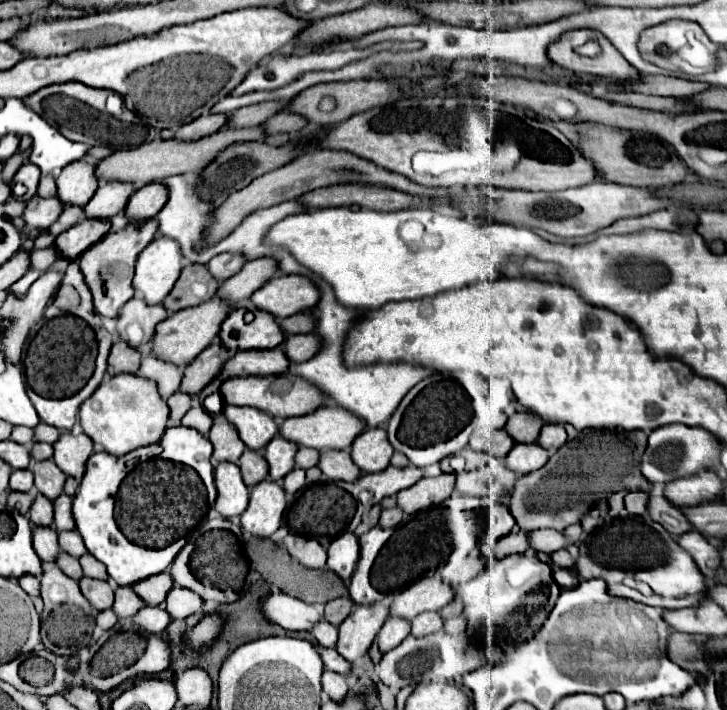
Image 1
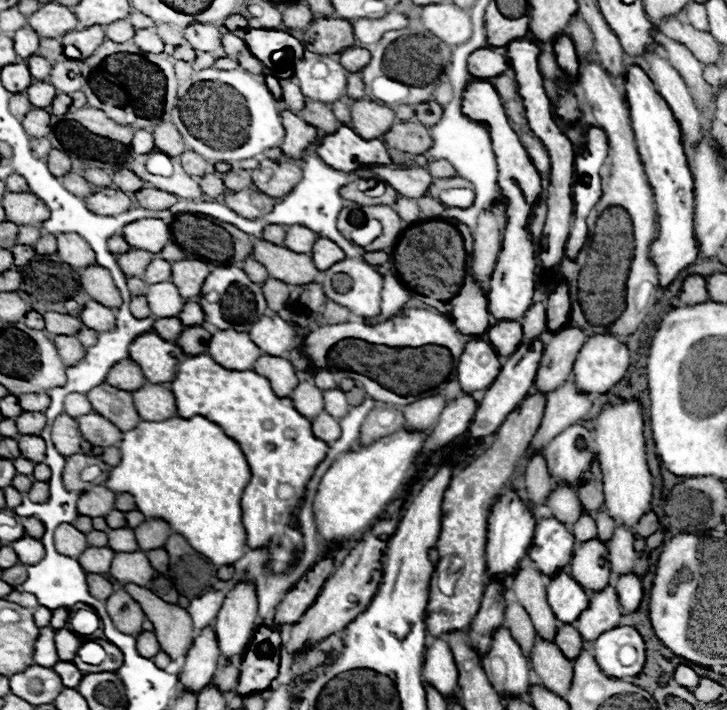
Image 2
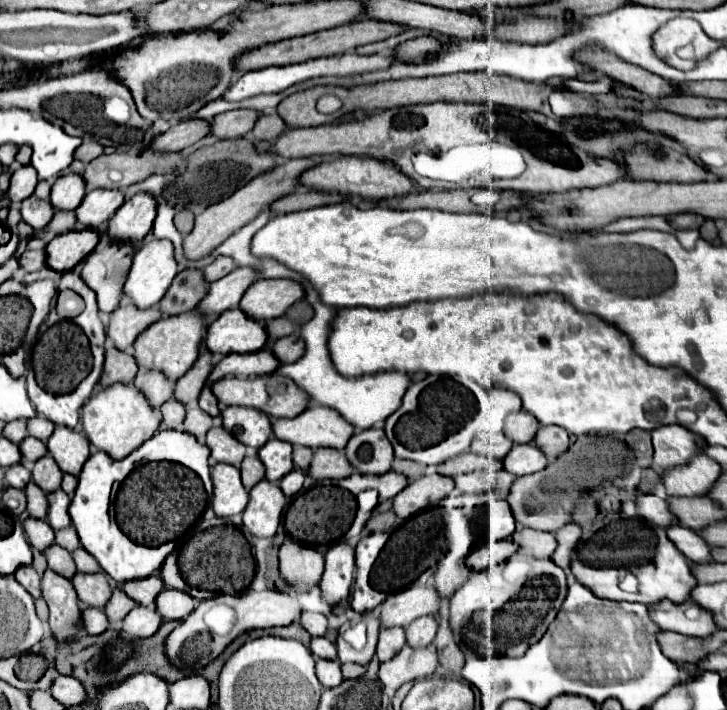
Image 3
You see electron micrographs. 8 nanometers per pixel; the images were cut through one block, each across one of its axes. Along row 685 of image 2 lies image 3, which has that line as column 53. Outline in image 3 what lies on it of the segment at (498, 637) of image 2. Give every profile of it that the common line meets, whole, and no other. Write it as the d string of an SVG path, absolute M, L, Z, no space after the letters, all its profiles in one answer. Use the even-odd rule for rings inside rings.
M56 490L56 492L50 492L46 498L48 498L48 514L44 520L54 530L66 528L70 524L70 516L68 516L70 498L68 498L68 494L64 490Z

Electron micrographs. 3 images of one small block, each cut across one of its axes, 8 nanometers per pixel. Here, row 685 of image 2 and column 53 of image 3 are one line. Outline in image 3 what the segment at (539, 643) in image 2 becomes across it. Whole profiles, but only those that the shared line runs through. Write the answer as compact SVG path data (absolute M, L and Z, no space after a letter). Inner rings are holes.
M50 544L44 550L44 556L48 560L48 568L62 574L64 578L72 578L76 574L76 566L74 566L74 560L72 560L70 552L62 550L58 544Z

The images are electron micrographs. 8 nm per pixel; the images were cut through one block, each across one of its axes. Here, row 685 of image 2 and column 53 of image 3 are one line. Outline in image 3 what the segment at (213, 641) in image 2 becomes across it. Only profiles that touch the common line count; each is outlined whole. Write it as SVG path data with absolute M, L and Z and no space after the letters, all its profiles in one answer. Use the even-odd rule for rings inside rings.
M64 174L52 184L48 200L56 210L74 210L82 202L84 194L86 186L82 184L80 174Z

